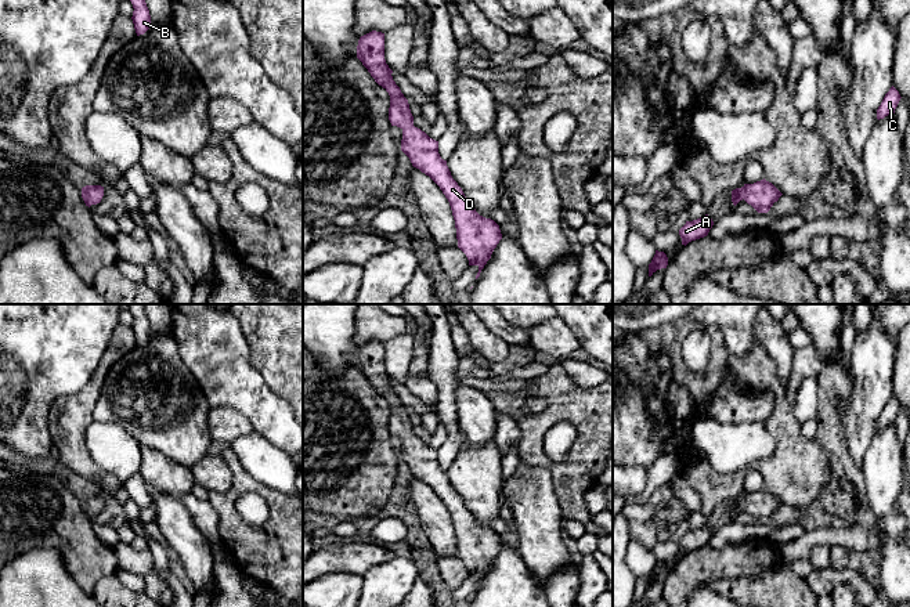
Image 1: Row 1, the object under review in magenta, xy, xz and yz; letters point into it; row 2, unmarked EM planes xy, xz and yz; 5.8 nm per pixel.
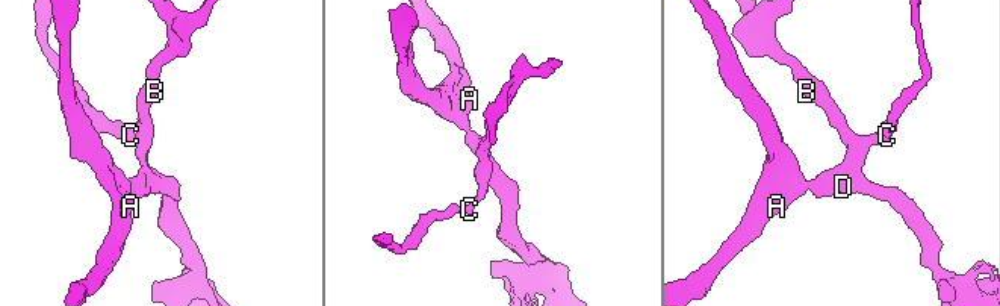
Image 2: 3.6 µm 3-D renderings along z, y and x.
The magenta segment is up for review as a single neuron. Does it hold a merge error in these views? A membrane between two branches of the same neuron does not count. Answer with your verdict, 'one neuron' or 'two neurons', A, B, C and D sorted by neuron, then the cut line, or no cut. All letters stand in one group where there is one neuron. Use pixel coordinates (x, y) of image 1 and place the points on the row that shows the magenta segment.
one neuron | A B C D | no cut

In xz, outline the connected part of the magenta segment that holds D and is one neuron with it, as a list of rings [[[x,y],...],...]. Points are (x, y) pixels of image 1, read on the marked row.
[[[372,30],[361,36],[357,58],[390,95],[389,120],[391,126],[402,130],[401,151],[409,158],[414,167],[440,187],[448,199],[455,220],[458,248],[466,254],[469,265],[479,267],[477,279],[502,239],[499,225],[494,220],[480,216],[465,196],[462,188],[452,178],[447,160],[438,153],[438,141],[414,126],[408,100],[393,80],[393,71],[384,59],[384,33]]]

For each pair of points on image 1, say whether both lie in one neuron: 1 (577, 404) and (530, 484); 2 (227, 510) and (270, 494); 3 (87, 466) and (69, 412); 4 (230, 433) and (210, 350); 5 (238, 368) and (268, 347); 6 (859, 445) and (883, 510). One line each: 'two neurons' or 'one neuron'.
1: two neurons
2: one neuron
3: one neuron
4: two neurons
5: two neurons
6: two neurons

